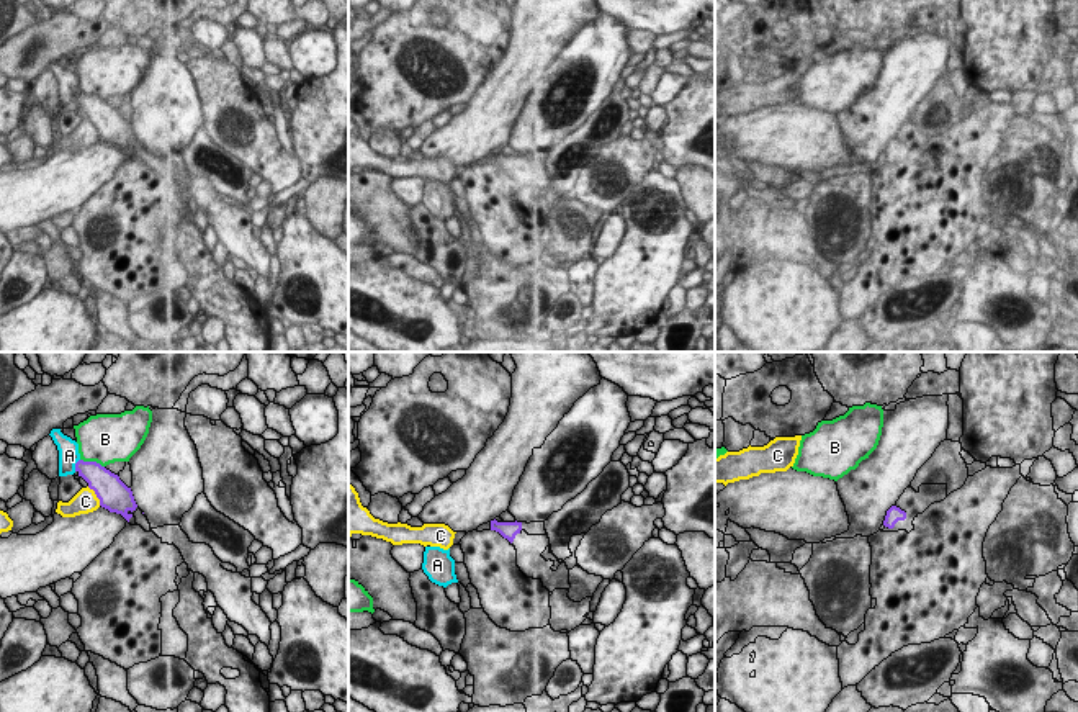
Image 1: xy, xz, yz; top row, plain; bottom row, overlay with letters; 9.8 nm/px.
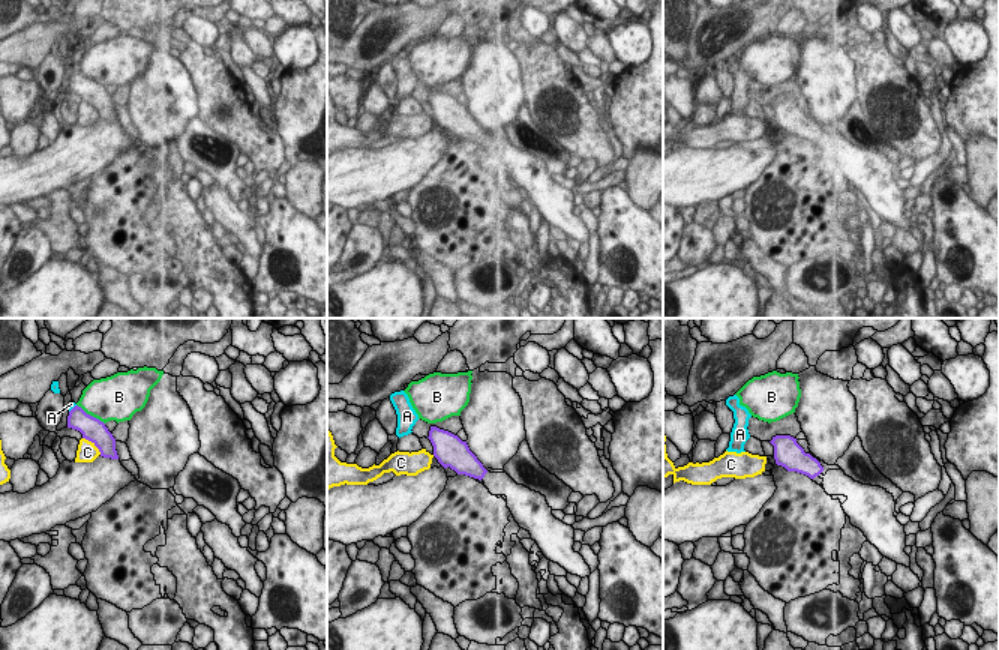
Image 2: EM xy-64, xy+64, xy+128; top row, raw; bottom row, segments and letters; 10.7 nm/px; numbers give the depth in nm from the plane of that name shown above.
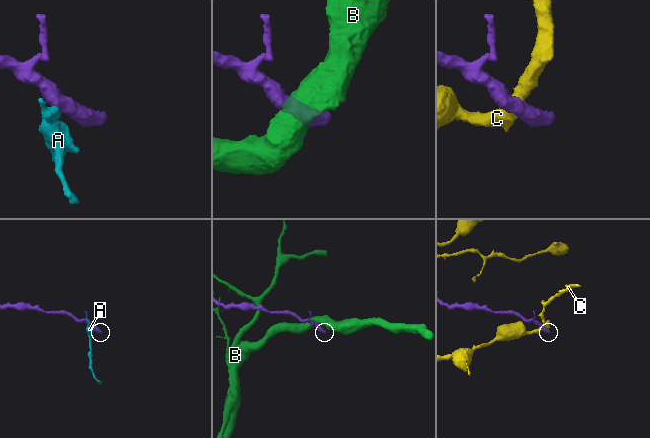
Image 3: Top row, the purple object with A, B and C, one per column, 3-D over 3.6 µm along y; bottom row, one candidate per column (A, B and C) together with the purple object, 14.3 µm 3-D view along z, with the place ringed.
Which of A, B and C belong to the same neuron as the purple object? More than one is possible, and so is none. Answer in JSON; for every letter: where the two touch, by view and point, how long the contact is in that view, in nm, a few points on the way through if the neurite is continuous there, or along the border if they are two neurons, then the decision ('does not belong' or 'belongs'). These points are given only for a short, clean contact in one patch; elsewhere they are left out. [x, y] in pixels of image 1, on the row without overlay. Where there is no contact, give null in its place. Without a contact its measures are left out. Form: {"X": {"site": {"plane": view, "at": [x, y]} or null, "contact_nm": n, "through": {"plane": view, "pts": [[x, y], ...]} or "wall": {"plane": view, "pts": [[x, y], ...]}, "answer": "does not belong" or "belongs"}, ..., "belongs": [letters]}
{"A": {"site": {"plane": "xy", "at": [76, 99]}, "contact_nm": 140, "wall": {"plane": "xy", "pts": [[79, 92], [74, 103]]}, "answer": "does not belong"}, "B": {"site": {"plane": "xy", "at": [92, 95]}, "contact_nm": 260, "wall": {"plane": "xy", "pts": [[80, 92], [98, 95], [103, 100]]}, "answer": "does not belong"}, "C": {"site": {"plane": "xy", "at": [95, 126]}, "contact_nm": 240, "answer": "does not belong"}, "belongs": []}

